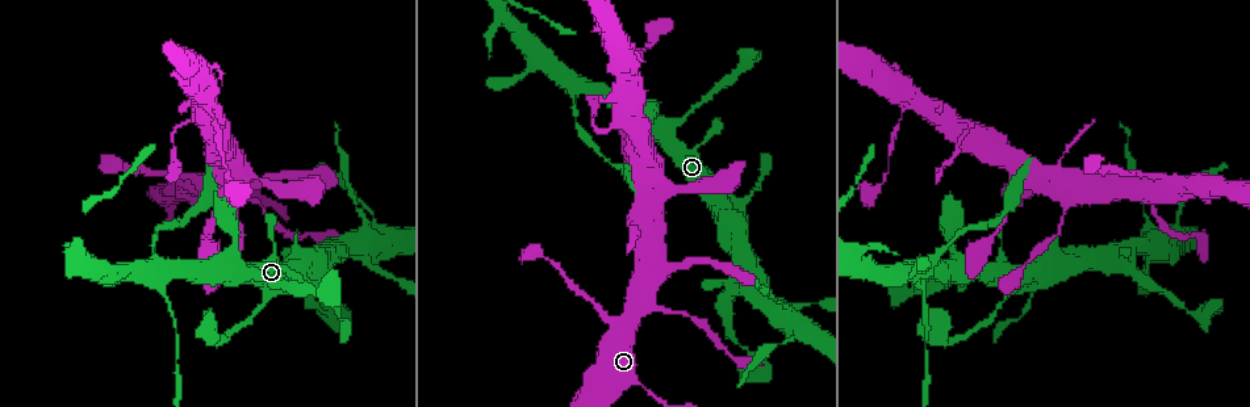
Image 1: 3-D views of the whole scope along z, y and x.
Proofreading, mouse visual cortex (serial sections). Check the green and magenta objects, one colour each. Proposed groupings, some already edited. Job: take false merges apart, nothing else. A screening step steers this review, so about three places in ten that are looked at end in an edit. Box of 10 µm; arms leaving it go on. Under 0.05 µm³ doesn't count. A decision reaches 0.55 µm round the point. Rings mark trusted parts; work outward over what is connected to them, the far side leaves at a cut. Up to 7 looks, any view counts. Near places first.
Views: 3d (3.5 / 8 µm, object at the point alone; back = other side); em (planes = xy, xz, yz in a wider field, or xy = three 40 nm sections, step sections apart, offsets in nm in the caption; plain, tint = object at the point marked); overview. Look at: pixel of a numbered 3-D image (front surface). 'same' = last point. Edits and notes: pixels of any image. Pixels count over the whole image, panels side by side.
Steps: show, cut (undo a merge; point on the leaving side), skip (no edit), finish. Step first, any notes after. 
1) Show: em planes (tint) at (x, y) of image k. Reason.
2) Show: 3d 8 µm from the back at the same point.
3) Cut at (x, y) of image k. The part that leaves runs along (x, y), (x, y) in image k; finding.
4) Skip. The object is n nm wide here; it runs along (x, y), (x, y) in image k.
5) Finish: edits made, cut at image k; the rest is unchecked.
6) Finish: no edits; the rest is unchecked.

Show: 3d 3.5 µm at (580, 89) of image 1. Thin arm on a thick one.

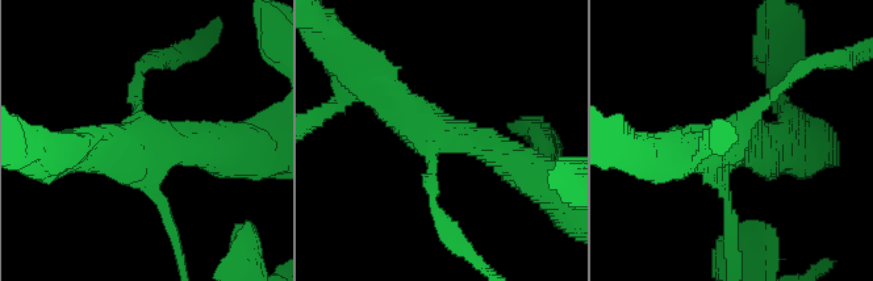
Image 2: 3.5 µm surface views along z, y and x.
Show: em xy step 2 (tint) at (146, 136) of image 2. 4 arms meet here; the arms are 150, 150, 400, 450 nm wide; need the tissue.

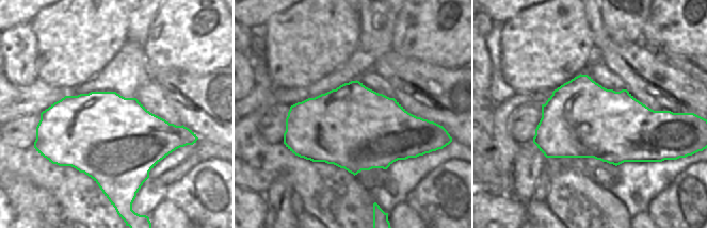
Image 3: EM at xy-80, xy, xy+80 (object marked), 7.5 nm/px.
Show: em xy step 1 (tint) at the same point.

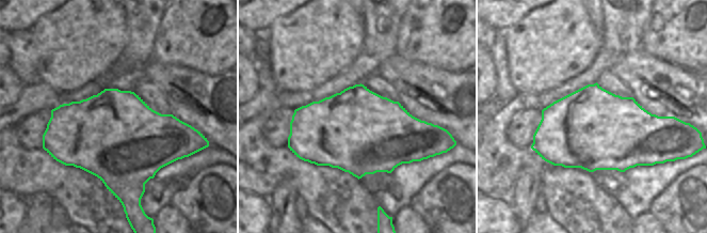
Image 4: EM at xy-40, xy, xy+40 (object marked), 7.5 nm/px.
Skip. It runs along (523, 168), (443, 138), (371, 88) in image 2; all the same cell.

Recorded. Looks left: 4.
Show: 3d 8 µm at (208, 102) of image 1. A fork.

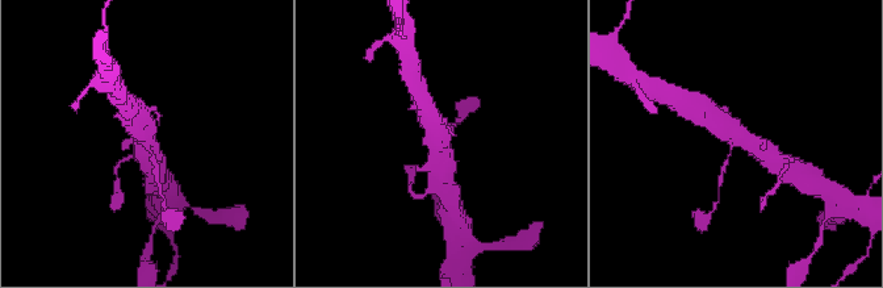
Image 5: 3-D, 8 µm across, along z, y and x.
Show: 3d 3.5 µm at the same point.

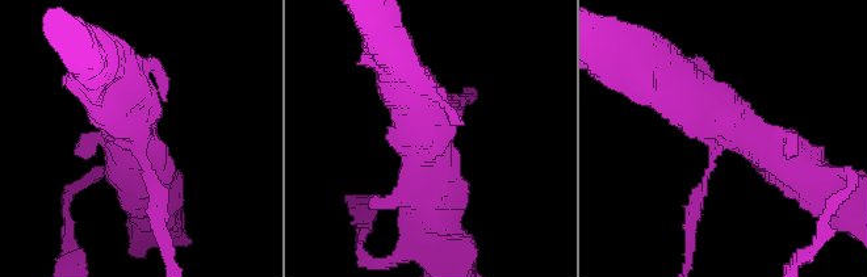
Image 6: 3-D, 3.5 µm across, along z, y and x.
Skip. It runs along (800, 168), (727, 133), (673, 72) in image 6; one cell here.

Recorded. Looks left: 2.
Show: 3d 8 µm at (236, 193) of image 1. Sharp bend.

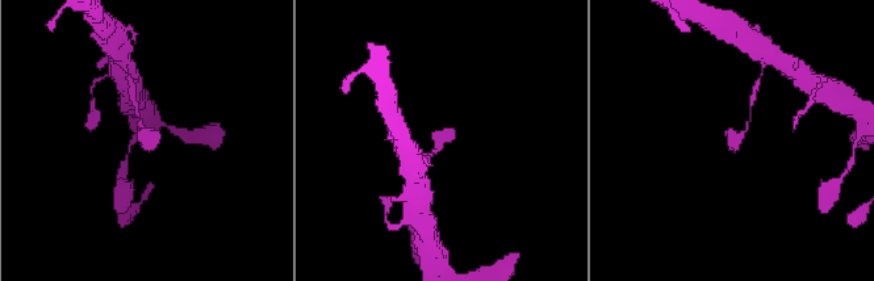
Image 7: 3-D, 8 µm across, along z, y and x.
Show: 3d 3.5 µm at the same point. Closer look.

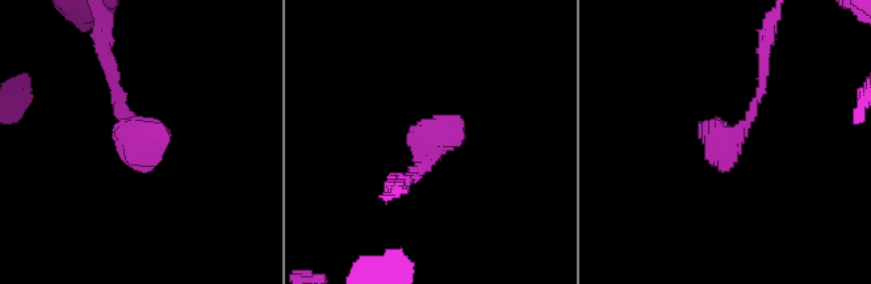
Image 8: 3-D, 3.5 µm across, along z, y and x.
Skip. It runs along (405, 176), (457, 116) in image 8; all the same cell.

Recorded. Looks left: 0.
Finish: no edits; the rest is unchecked.

